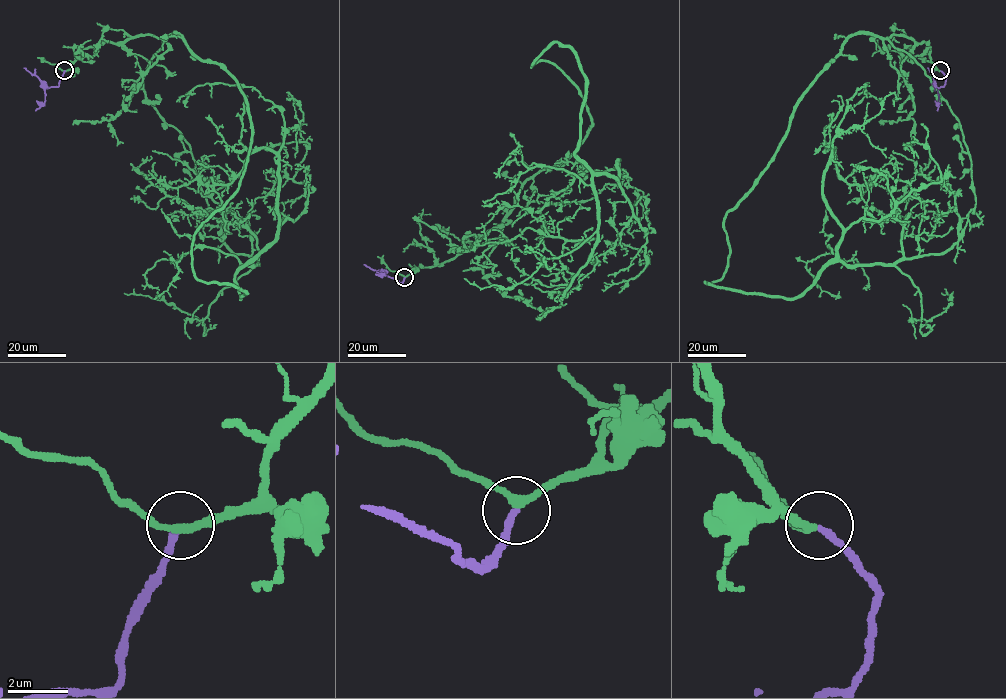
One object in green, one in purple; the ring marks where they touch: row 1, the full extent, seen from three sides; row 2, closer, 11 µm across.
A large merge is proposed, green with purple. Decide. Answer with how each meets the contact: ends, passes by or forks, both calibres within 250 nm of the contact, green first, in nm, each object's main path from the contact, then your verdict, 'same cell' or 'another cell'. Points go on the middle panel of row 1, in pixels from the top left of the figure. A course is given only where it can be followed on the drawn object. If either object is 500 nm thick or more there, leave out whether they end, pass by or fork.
green passes by; purple ends there; 240 nm thick on the green side, 220 nm on the other; green runs (404, 277), (501, 225), (485, 278), (558, 308), (596, 240), (593, 177), (617, 179), (619, 160), (483, 226); purple runs (404, 278), (401, 283), (364, 265); same cell

